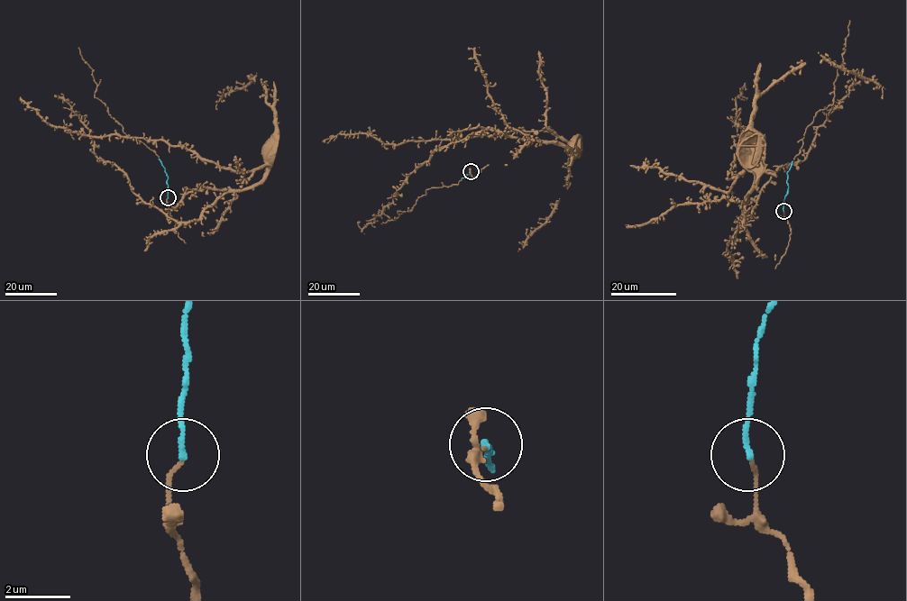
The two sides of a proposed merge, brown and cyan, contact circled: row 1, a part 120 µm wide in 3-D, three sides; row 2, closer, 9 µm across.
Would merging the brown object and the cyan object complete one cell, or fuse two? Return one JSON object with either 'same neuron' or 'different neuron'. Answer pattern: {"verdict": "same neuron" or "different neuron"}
{"verdict": "same neuron"}

